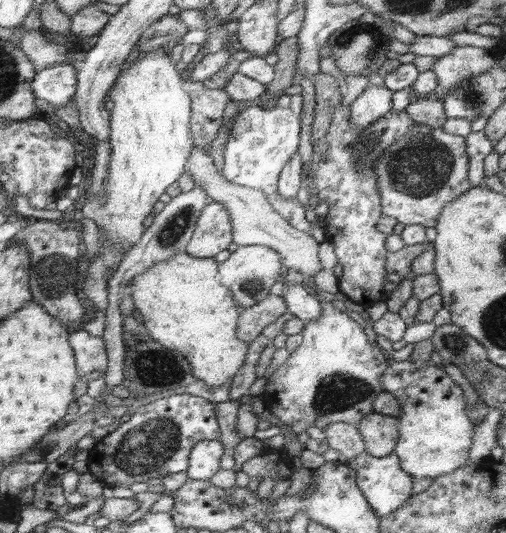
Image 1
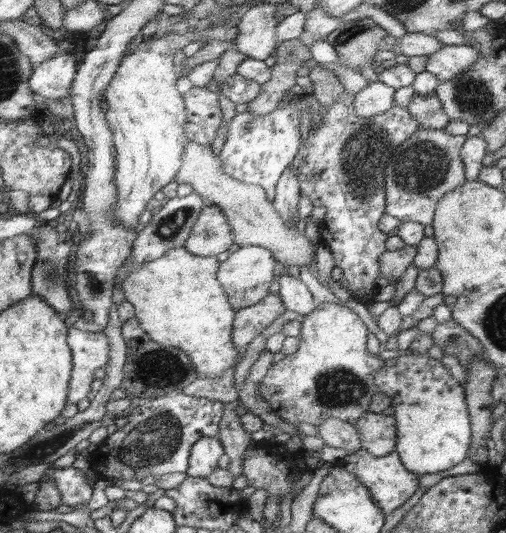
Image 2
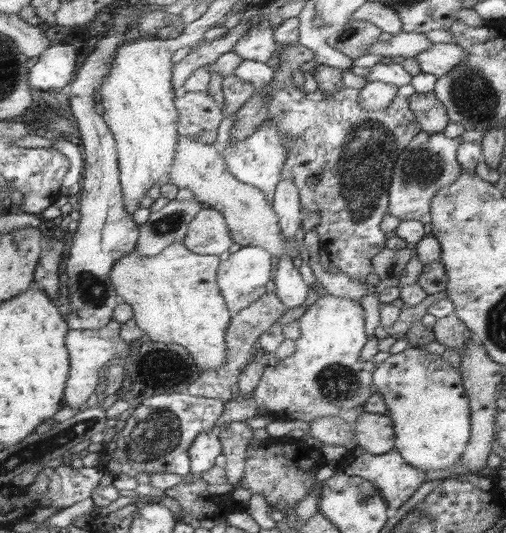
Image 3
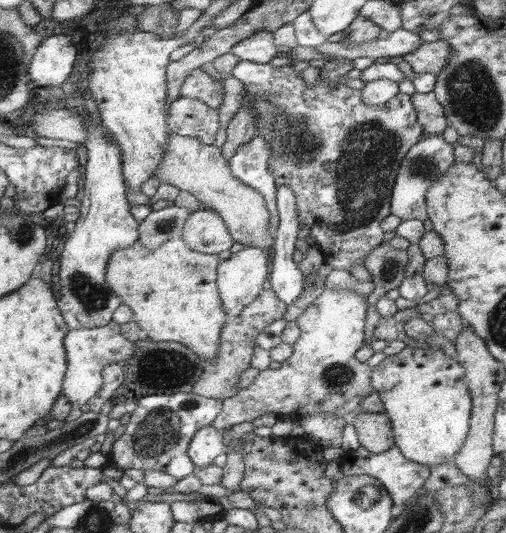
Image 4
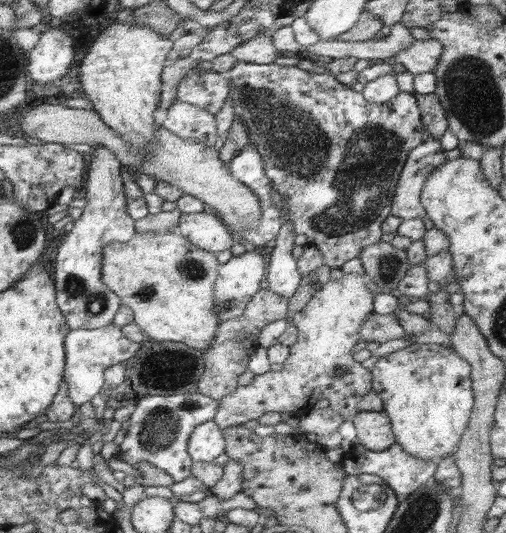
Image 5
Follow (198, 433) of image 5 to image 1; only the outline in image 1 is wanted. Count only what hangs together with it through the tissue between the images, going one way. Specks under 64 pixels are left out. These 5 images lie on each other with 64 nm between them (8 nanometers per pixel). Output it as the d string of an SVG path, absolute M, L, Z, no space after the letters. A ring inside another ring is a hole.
M201 440L193 448L189 459L187 476L196 480L210 480L221 469L220 458L224 456L225 446L219 441Z

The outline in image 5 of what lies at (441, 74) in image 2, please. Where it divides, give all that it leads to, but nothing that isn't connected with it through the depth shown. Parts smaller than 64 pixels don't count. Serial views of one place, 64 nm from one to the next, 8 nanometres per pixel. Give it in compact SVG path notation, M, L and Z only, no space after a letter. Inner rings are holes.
M432 38L414 39L410 47L396 53L394 60L402 64L413 75L425 72L433 73L438 70L444 46Z

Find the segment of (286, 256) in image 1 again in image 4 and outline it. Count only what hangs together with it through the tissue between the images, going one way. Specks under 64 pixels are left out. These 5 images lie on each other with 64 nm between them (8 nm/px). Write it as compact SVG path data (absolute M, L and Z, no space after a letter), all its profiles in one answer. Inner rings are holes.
M172 132L165 148L165 156L155 169L158 179L177 187L180 191L189 192L198 199L202 207L215 211L226 224L228 233L235 242L245 247L272 251L274 236L269 228L272 214L267 210L262 194L234 178L229 162L222 157L221 148Z

